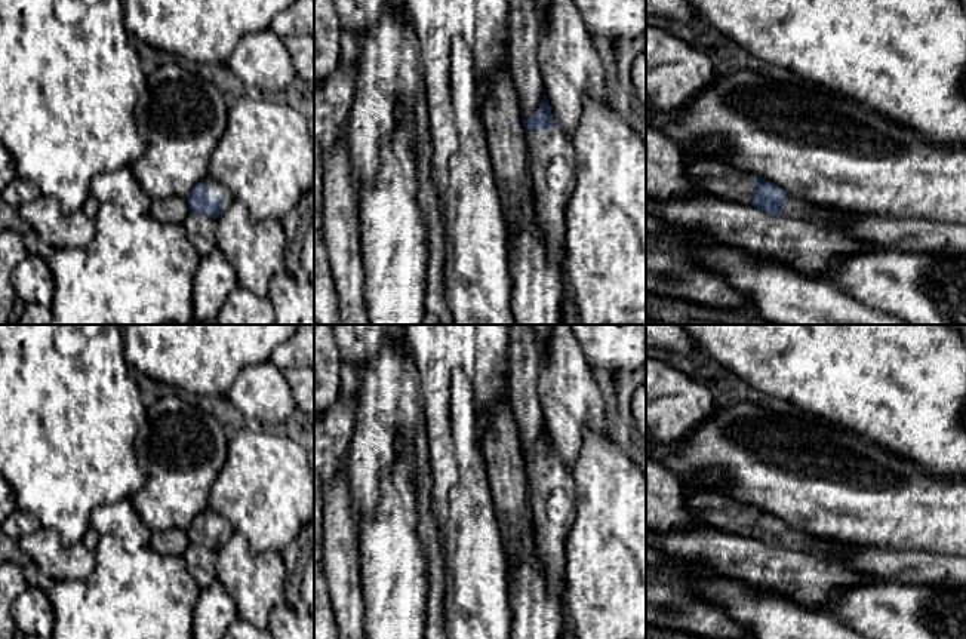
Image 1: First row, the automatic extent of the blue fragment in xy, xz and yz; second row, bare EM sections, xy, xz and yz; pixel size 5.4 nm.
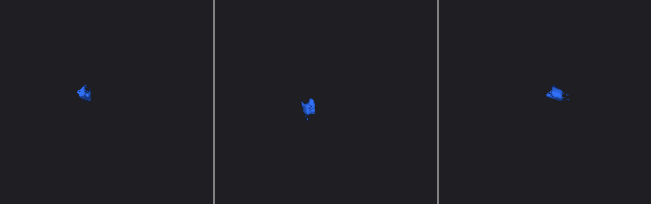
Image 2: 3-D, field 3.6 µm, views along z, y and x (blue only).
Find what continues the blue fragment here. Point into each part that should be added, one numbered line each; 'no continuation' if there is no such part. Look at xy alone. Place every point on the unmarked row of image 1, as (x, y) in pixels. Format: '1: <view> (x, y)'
1: xy (214, 519)

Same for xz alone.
1: xz (551, 500)

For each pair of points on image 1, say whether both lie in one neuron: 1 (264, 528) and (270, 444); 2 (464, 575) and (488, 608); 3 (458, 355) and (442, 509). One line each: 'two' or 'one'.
1: one
2: one
3: one

